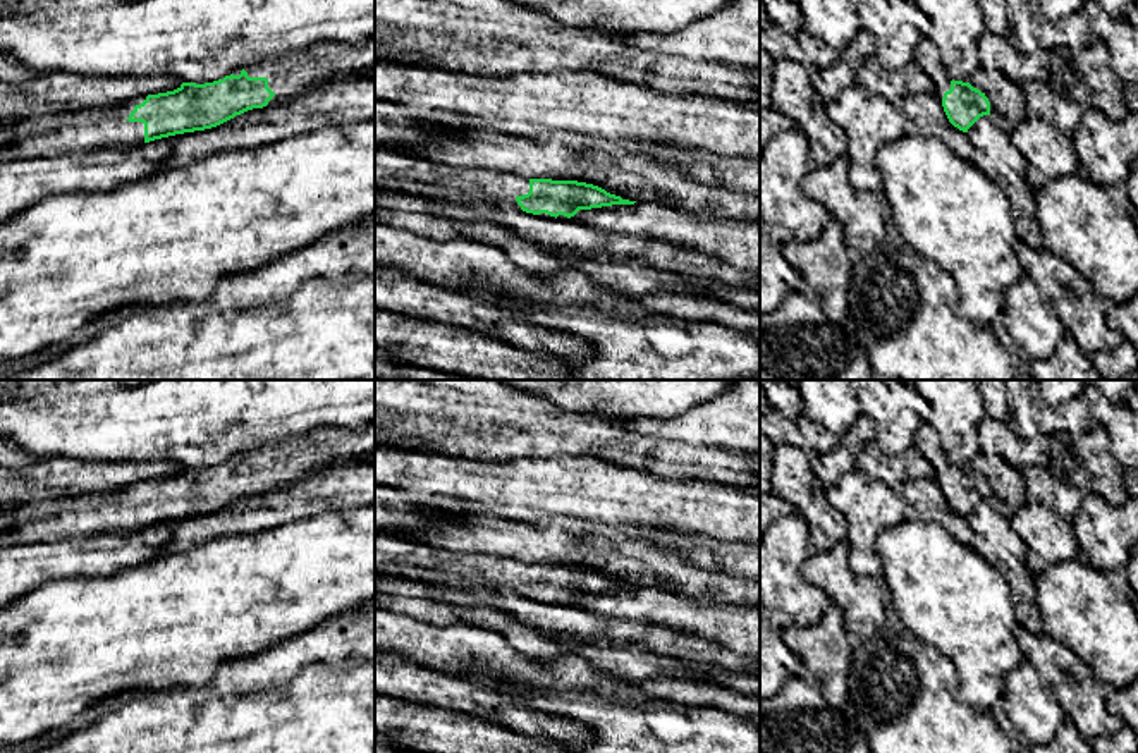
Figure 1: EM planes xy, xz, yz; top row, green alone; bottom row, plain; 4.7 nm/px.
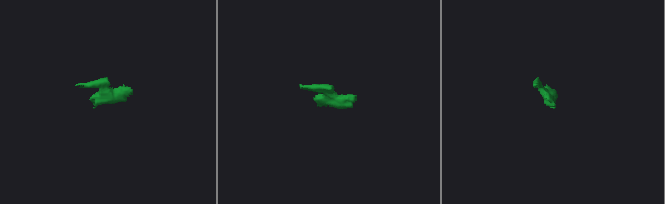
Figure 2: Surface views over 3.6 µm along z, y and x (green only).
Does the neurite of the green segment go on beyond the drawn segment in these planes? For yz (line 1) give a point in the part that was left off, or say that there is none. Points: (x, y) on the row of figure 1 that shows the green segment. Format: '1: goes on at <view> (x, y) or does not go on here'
1: does not go on here

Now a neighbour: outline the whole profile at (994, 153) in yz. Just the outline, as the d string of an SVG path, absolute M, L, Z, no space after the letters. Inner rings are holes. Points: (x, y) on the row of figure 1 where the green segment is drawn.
M988 115L980 117L966 132L971 141L971 163L994 181L1013 205L1016 236L1028 248L1043 246L1037 218L1035 191L1026 182L1023 153Z

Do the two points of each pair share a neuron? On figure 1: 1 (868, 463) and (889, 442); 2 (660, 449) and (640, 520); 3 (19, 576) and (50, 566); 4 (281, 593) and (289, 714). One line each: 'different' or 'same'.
1: different
2: different
3: same
4: different

